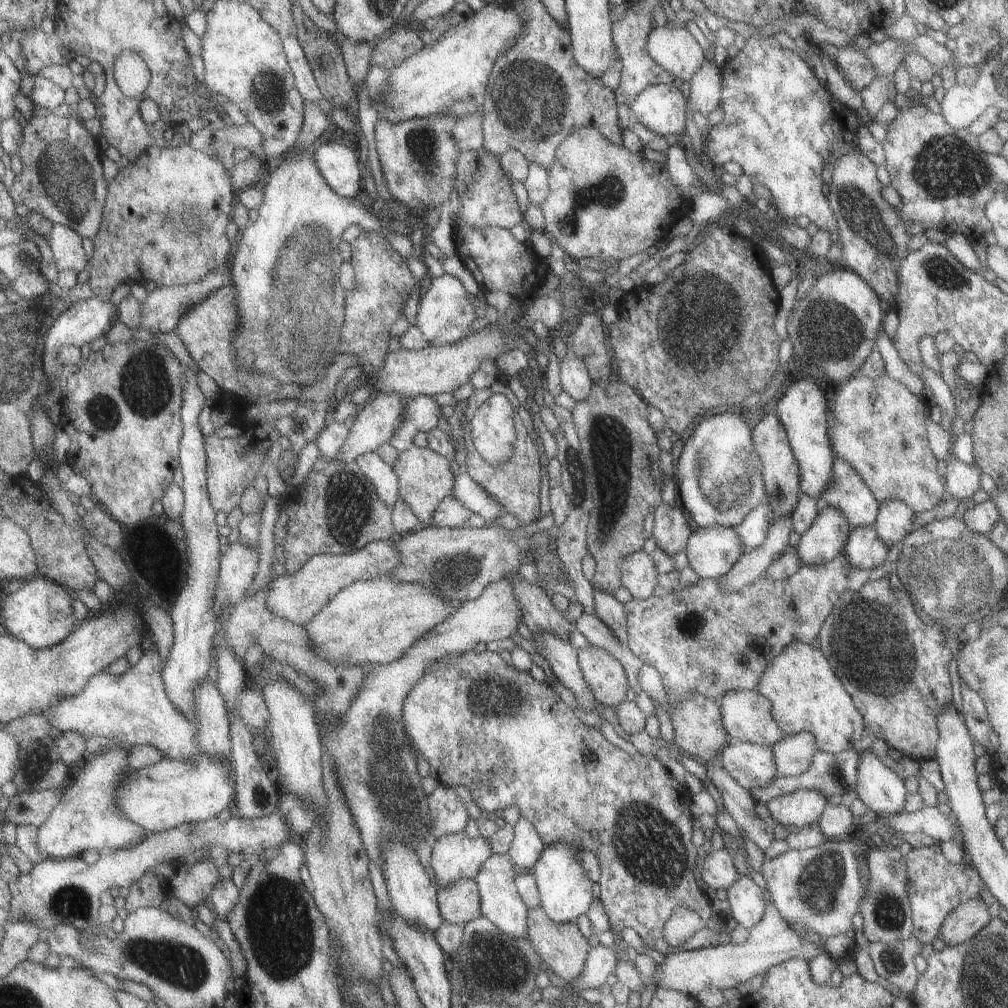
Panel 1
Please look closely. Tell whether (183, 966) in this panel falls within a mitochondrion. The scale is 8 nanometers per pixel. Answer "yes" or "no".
yes

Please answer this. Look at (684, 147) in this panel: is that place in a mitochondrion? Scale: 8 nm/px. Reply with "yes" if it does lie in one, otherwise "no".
no

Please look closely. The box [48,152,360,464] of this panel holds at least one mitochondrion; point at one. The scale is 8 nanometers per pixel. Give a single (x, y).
(146, 390)

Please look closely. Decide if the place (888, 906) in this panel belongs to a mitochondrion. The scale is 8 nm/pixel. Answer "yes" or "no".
yes

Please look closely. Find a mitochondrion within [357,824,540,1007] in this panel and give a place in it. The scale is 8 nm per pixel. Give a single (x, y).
(484, 964)

